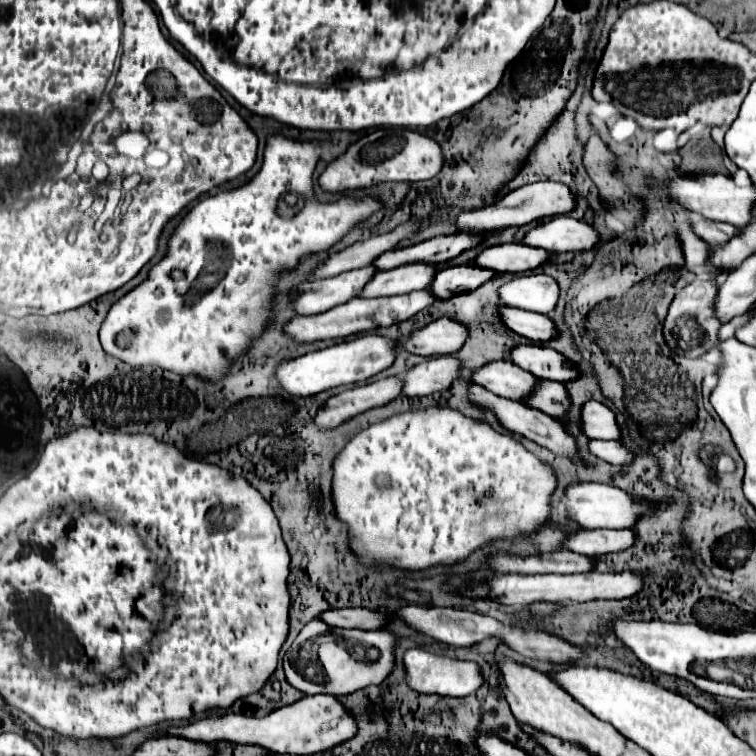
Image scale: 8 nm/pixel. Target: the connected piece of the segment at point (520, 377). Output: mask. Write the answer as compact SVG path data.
M497 361L477 369L473 381L499 397L525 403L525 399L535 391L539 377L517 367L511 361Z

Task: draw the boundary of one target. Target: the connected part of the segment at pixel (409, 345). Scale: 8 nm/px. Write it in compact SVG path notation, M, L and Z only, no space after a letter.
M441 317L411 337L399 341L399 349L415 355L451 355L457 353L469 337L469 329L449 317Z

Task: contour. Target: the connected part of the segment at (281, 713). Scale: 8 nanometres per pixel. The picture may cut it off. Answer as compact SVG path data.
M315 695L303 697L293 705L275 709L267 717L245 717L245 715L223 715L197 721L193 725L169 729L169 735L189 737L195 741L233 741L233 743L251 743L261 745L273 753L289 755L315 755L331 747L337 747L357 735L357 719L345 705L333 695Z

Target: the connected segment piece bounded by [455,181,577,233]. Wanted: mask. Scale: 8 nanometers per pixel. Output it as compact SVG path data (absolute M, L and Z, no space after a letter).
M539 181L531 185L523 185L511 193L507 193L501 201L493 205L485 205L483 209L475 211L465 211L461 213L455 223L459 231L495 231L495 229L505 229L511 225L527 225L531 221L541 221L547 217L557 217L557 215L567 215L577 207L577 193L571 191L569 185L557 183L557 181Z

